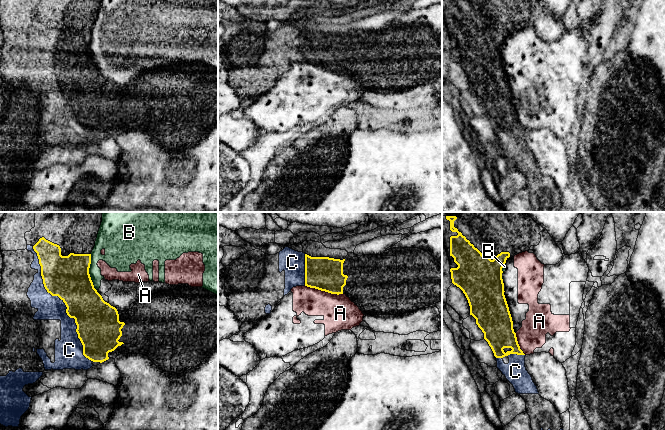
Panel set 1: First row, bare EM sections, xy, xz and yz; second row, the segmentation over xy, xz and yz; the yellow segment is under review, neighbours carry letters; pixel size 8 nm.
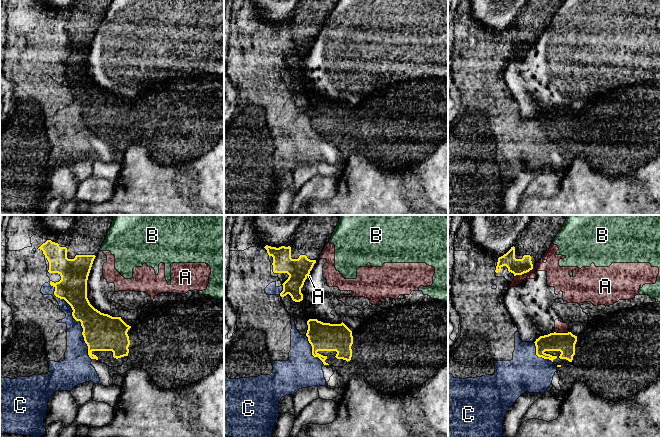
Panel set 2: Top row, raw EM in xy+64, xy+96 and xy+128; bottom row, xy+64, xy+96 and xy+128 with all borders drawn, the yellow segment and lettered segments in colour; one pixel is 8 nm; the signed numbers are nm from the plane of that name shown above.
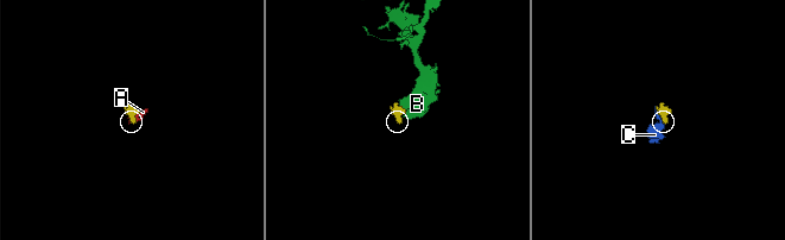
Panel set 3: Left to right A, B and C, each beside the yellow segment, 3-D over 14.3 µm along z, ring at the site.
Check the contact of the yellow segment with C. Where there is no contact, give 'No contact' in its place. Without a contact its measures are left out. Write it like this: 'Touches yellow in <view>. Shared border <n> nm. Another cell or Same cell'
Touches yellow in xy. Shared border 1050 nm. Same cell

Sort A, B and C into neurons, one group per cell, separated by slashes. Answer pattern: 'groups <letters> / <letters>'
groups A B / C

